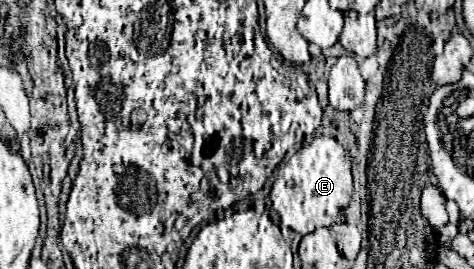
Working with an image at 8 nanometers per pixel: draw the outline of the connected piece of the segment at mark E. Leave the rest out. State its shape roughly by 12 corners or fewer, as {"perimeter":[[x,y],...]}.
{"perimeter":[[318,135],[270,191],[284,227],[338,221],[352,197],[348,151]]}

